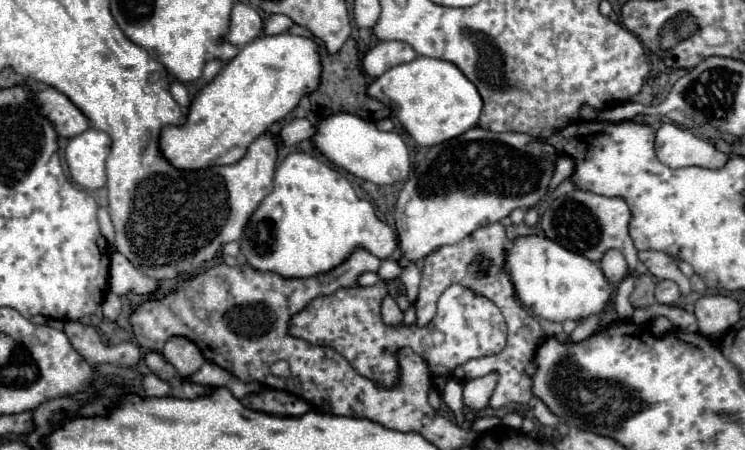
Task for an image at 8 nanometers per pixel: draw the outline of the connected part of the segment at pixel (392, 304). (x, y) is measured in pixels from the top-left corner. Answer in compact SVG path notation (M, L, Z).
M386 297L384 303L382 303L382 319L388 325L402 323L402 311L398 309L398 305L396 305L396 301L392 297Z

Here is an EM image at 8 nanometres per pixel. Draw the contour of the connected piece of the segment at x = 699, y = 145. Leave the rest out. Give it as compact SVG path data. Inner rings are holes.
M664 123L656 131L656 155L658 159L672 167L722 167L728 161L728 155L718 151L712 143L692 135L688 129L682 129L674 123Z

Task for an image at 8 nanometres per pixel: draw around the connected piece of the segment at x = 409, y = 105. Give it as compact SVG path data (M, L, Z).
M416 57L412 63L392 67L368 87L368 95L394 105L398 109L398 121L424 147L450 141L476 127L484 105L476 85L454 63L432 57Z

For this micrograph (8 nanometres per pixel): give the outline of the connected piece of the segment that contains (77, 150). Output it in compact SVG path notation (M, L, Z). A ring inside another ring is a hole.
M88 129L72 137L66 145L66 163L70 177L84 189L100 189L106 185L106 157L110 153L110 137L102 131Z

